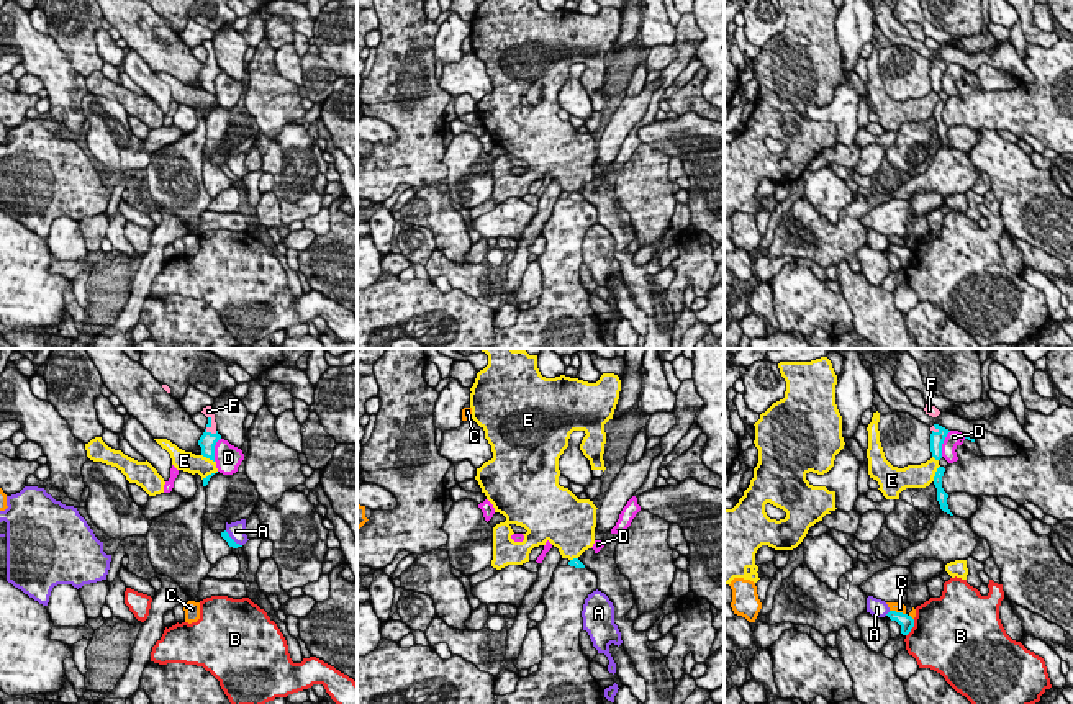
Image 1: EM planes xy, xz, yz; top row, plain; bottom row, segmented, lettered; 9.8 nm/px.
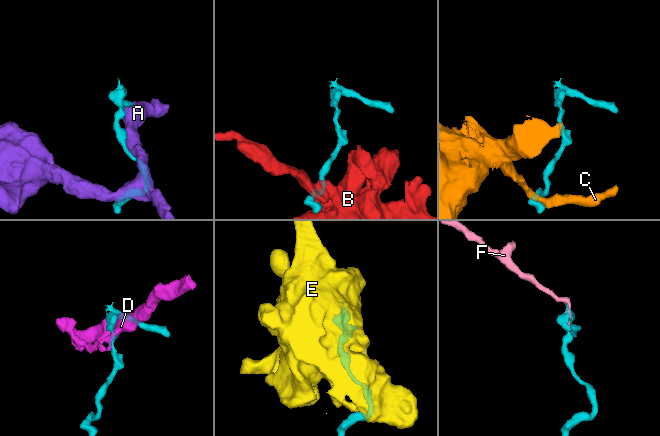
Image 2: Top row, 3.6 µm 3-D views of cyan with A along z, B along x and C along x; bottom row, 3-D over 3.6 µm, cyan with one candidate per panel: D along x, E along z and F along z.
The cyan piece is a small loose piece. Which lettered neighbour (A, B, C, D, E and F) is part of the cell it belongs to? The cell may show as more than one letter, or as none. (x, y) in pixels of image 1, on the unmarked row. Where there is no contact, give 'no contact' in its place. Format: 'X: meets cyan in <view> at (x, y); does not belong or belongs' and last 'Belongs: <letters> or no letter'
A: meets cyan in yz at (888, 246); does not belong
B: meets cyan in yz at (911, 261); does not belong
C: meets cyan in yz at (898, 246); does not belong
D: meets cyan in yz at (942, 76); does not belong
E: meets cyan in yz at (936, 107); does not belong
F: meets cyan in xy at (208, 59); belongs
Belongs: F

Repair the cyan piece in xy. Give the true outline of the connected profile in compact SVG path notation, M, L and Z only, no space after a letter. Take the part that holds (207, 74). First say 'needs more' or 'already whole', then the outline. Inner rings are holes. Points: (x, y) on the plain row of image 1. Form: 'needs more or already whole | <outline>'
needs more | M206 39L201 46L208 51L208 57L198 74L198 79L201 80L201 88L215 95L215 79L221 72L221 69L216 64L213 41Z

